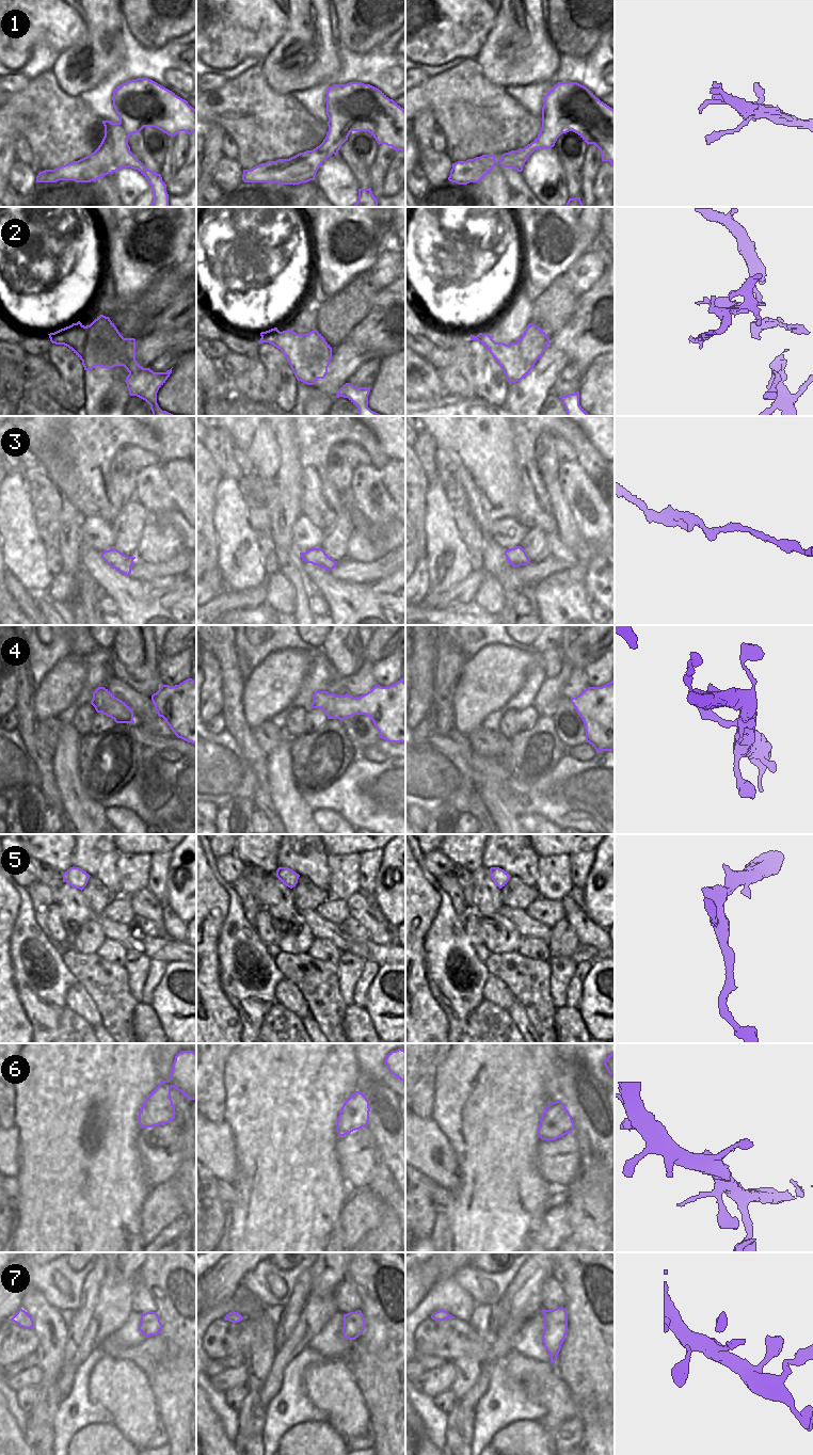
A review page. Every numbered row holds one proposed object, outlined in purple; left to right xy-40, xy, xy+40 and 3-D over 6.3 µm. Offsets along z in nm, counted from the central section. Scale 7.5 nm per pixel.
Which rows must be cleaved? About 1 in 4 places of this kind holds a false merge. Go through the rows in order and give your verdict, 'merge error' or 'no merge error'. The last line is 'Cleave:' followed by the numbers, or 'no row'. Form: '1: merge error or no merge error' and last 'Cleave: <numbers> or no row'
1: merge error
2: no merge error
3: no merge error
4: no merge error
5: no merge error
6: no merge error
7: no merge error
Cleave: 1

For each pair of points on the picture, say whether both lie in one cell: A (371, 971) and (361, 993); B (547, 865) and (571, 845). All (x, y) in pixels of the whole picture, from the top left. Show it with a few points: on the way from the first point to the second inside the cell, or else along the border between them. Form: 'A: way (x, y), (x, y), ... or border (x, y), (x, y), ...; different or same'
A: way (367, 976), (361, 988); same
B: border (569, 854), (539, 857); different

